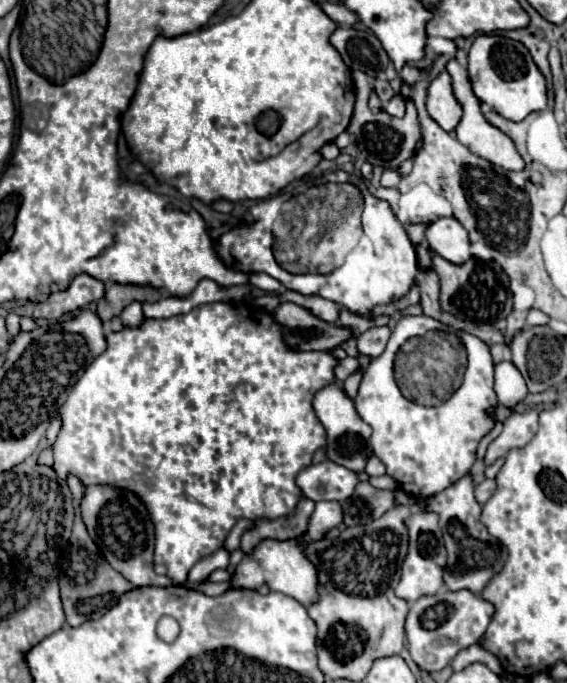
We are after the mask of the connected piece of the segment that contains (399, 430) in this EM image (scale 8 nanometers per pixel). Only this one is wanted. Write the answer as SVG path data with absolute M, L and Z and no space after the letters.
M405 316L397 322L381 356L373 358L363 374L359 394L355 398L357 414L363 422L373 428L371 446L375 456L385 464L387 474L397 480L399 488L413 498L429 498L457 480L463 478L475 464L477 444L485 434L491 432L497 408L497 396L493 390L493 360L487 344L471 334L467 334L467 372L461 388L447 402L435 408L423 408L411 404L399 388L395 388L395 378L391 376L391 364L399 346L411 336L421 336L427 330L441 328L437 320L429 316Z

